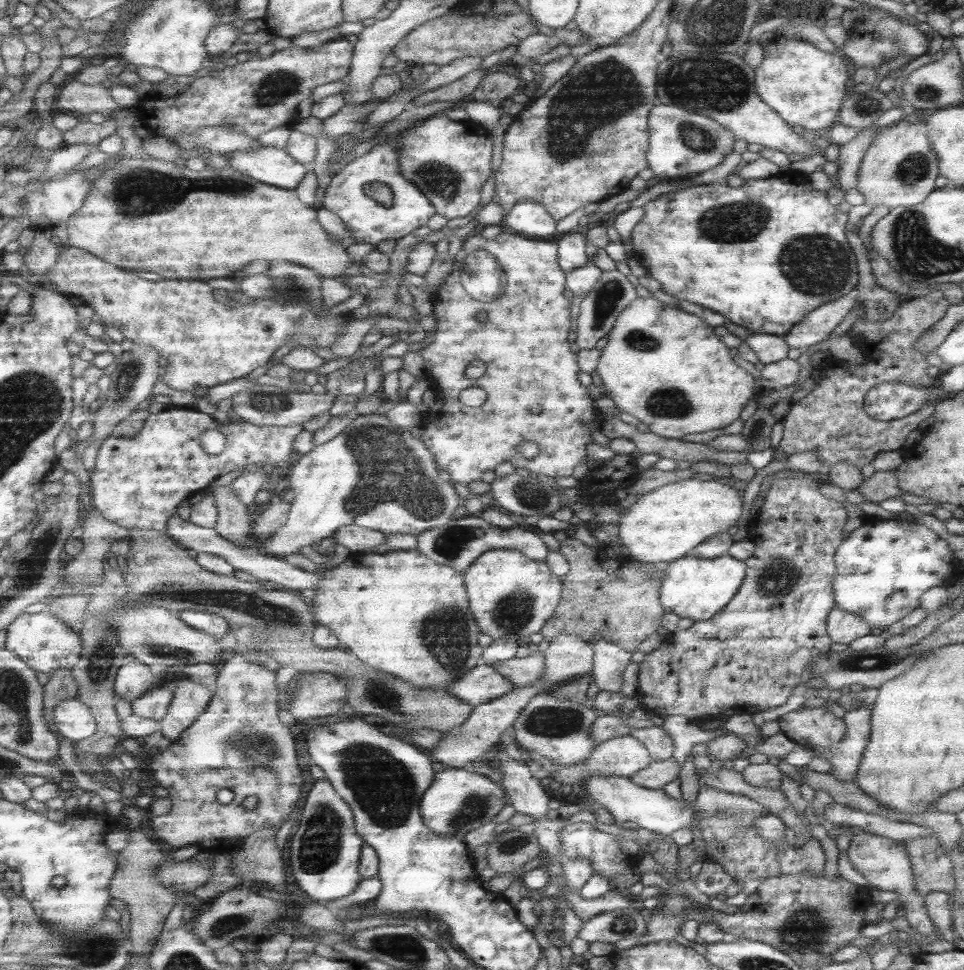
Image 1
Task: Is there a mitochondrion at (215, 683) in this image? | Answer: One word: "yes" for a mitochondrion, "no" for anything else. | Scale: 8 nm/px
no

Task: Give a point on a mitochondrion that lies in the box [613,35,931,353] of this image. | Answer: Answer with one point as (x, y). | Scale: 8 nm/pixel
(699, 81)

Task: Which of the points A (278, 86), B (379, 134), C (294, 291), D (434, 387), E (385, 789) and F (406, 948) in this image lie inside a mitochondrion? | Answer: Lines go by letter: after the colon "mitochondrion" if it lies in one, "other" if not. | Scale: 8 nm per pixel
A: mitochondrion
B: other
C: mitochondrion
D: other
E: mitochondrion
F: mitochondrion

